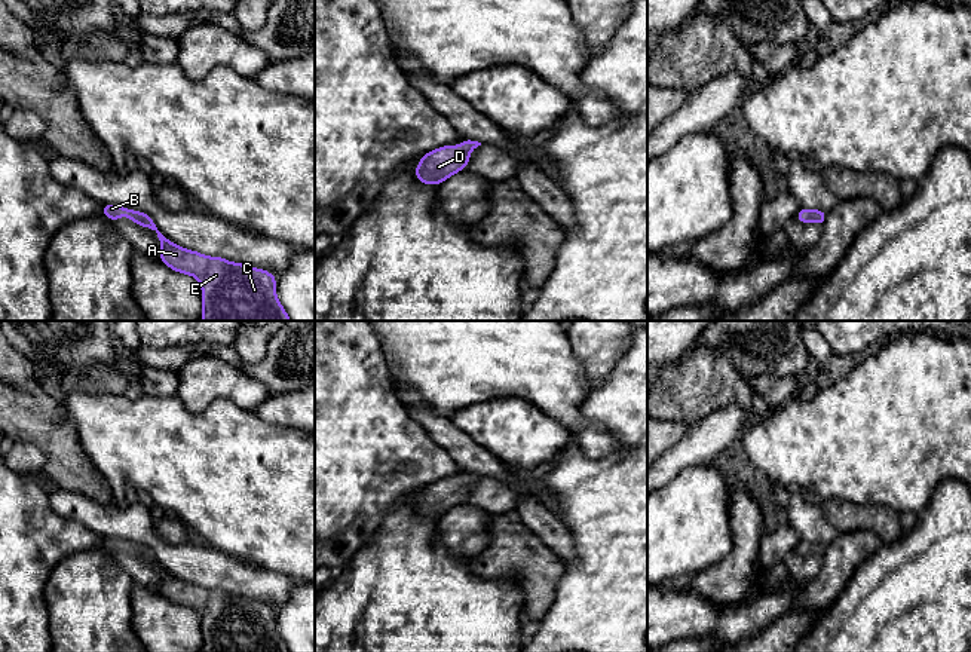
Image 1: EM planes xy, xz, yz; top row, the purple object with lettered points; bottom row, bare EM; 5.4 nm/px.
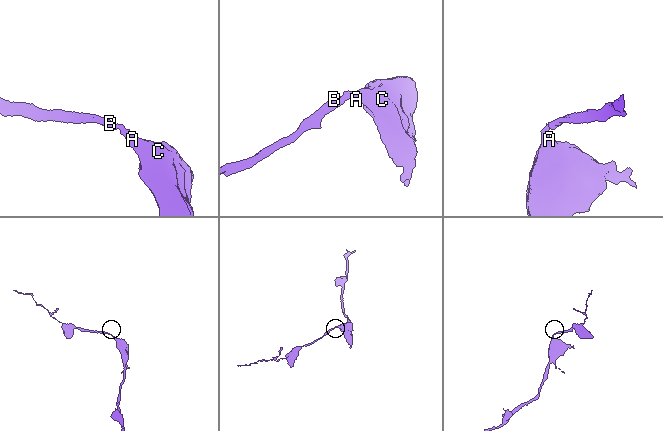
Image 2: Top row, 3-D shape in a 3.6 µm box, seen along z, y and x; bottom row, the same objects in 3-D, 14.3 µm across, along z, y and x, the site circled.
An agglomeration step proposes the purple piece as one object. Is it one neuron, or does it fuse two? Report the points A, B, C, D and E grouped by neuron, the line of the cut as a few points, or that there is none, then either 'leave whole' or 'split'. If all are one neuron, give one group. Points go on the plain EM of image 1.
A B C D E | no cut | leave whole

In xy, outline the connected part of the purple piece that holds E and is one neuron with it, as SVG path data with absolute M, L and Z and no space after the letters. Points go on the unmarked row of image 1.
M110 536L102 538L102 547L111 554L126 548L157 566L162 596L200 615L202 652L290 652L278 633L276 610L270 604L186 582L166 572L151 550L141 544Z

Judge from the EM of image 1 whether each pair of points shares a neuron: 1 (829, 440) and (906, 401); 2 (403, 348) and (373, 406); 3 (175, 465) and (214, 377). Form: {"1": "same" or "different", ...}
{"1": "same", "2": "different", "3": "different"}

